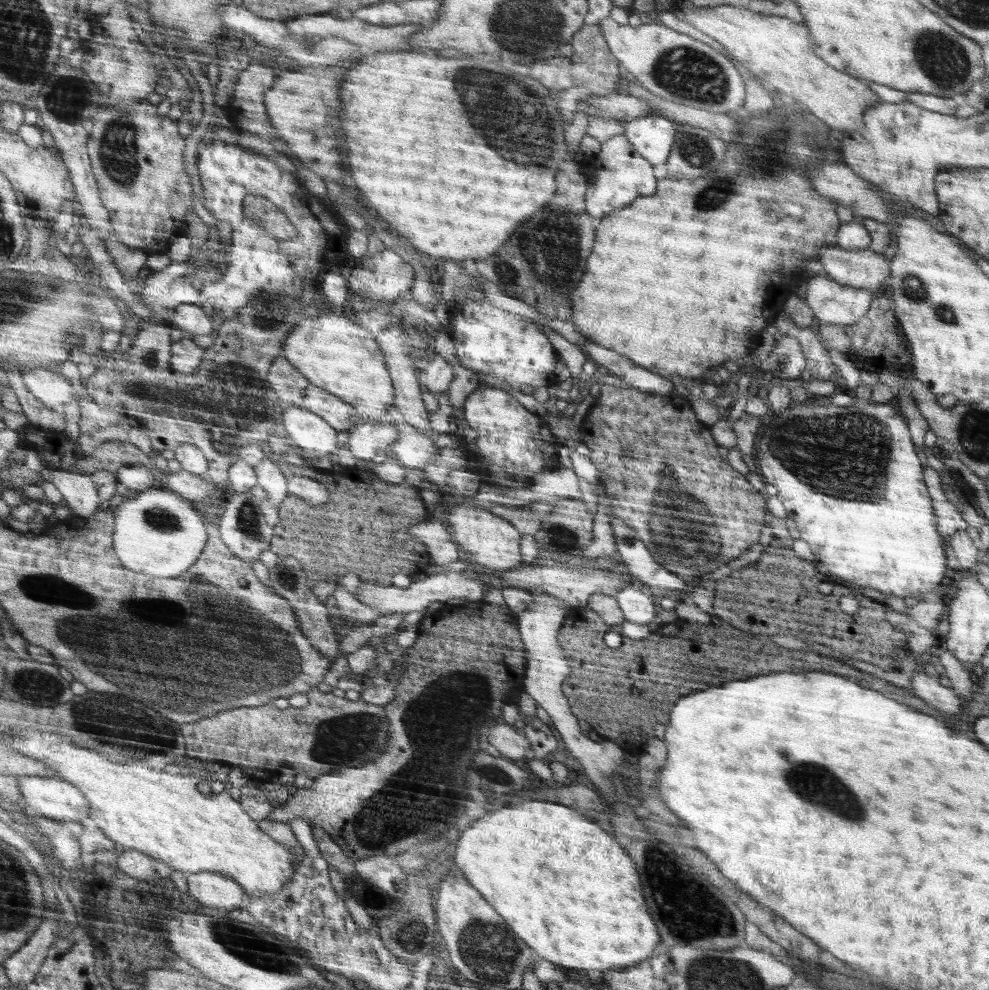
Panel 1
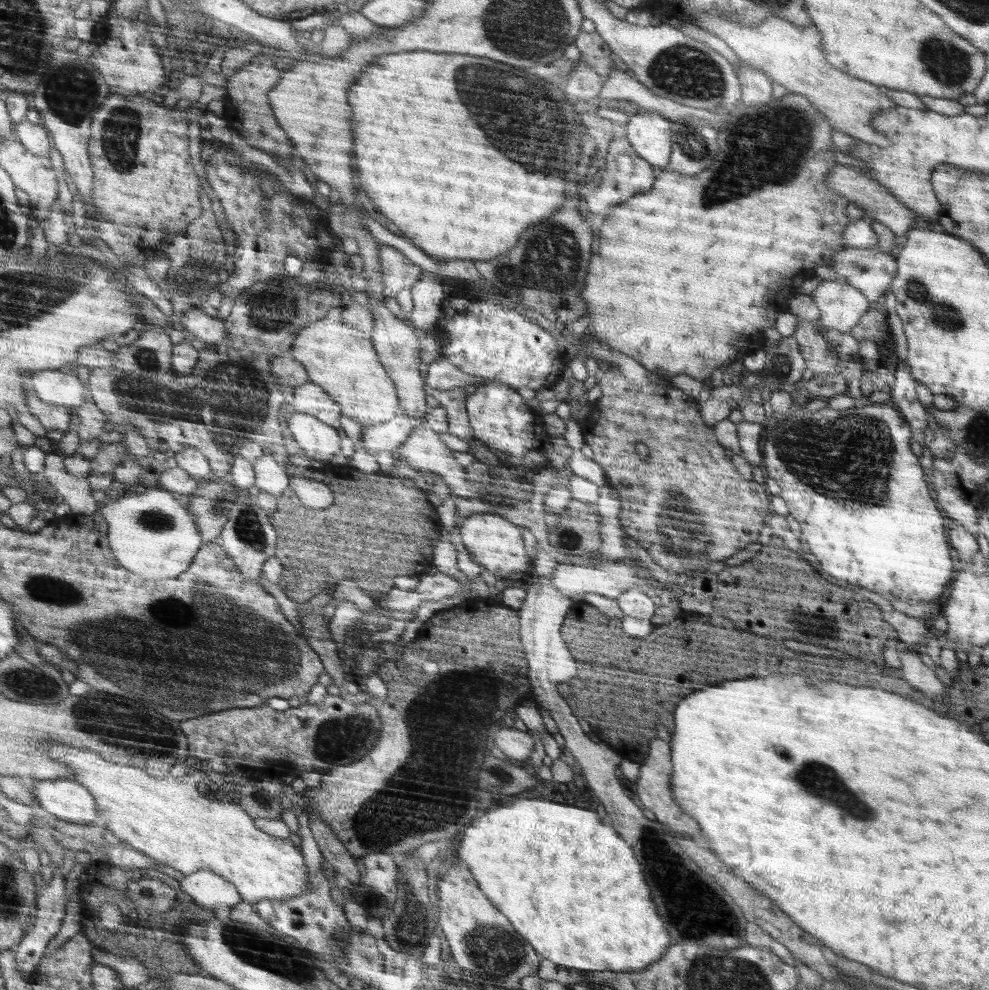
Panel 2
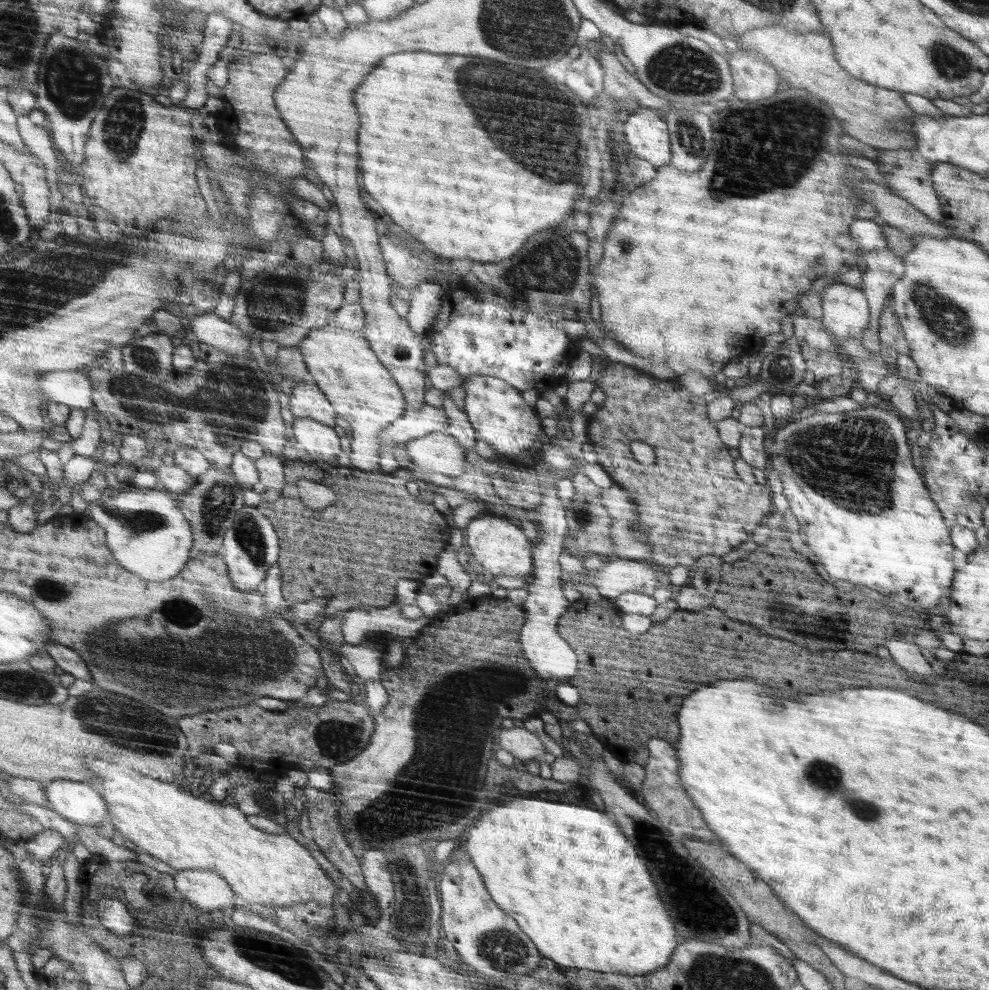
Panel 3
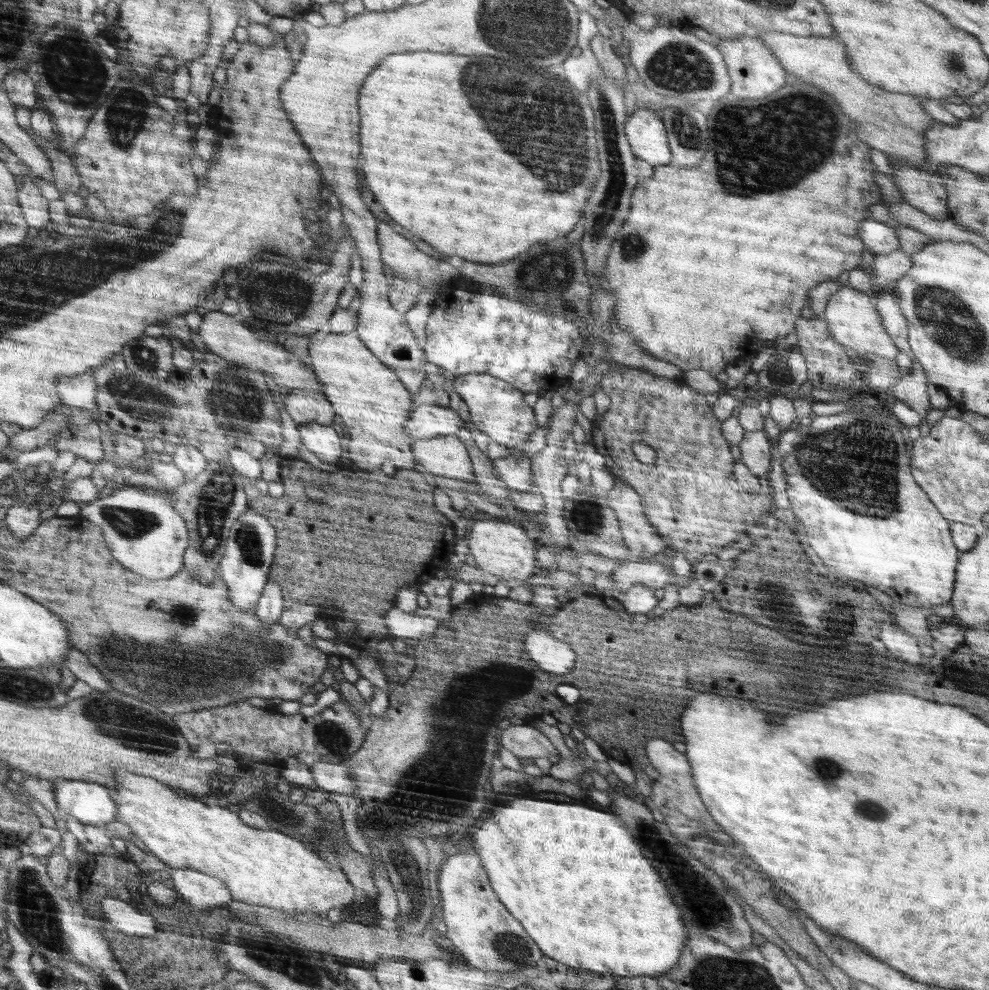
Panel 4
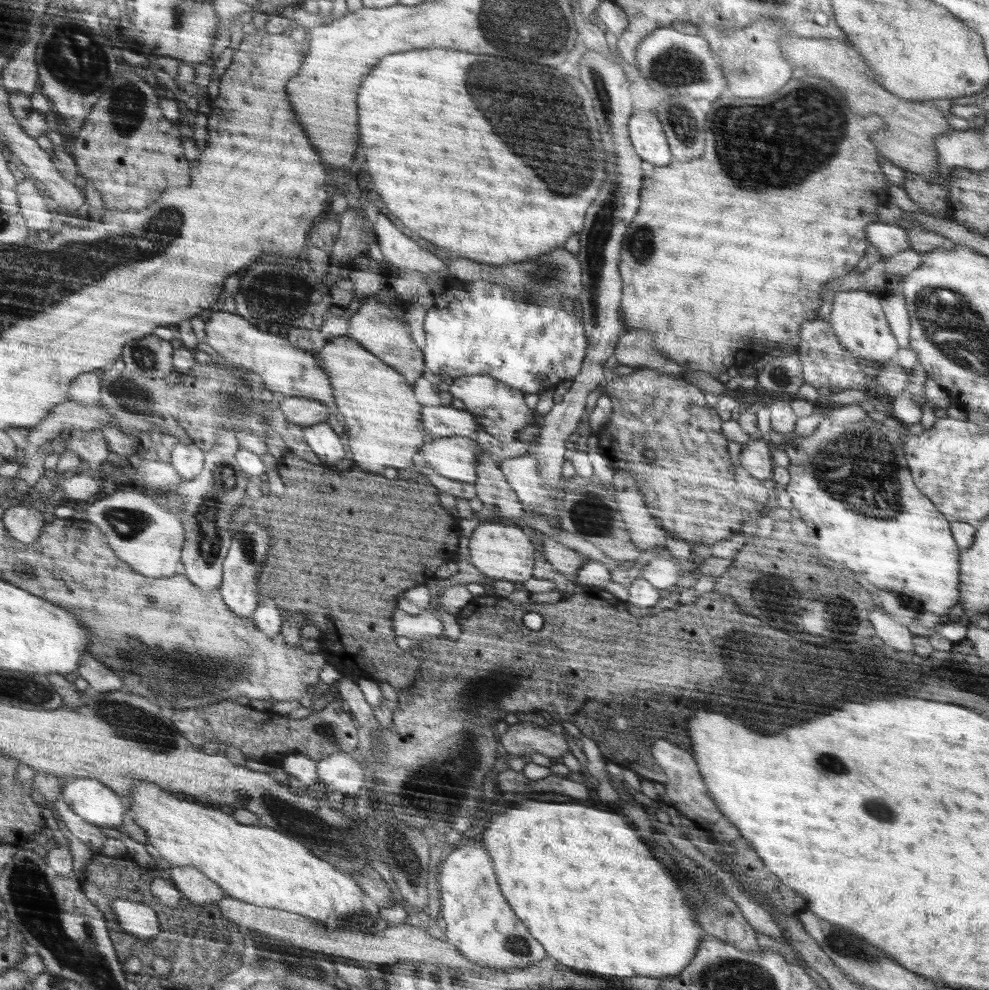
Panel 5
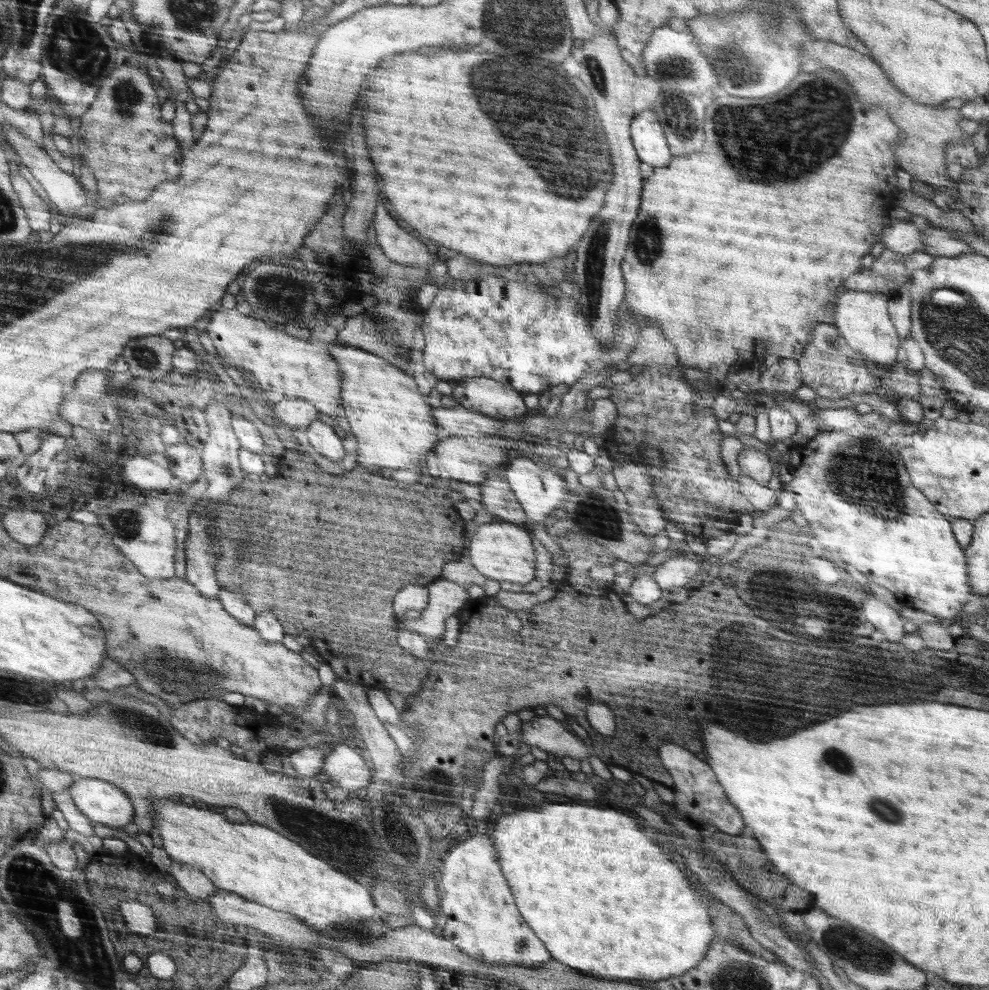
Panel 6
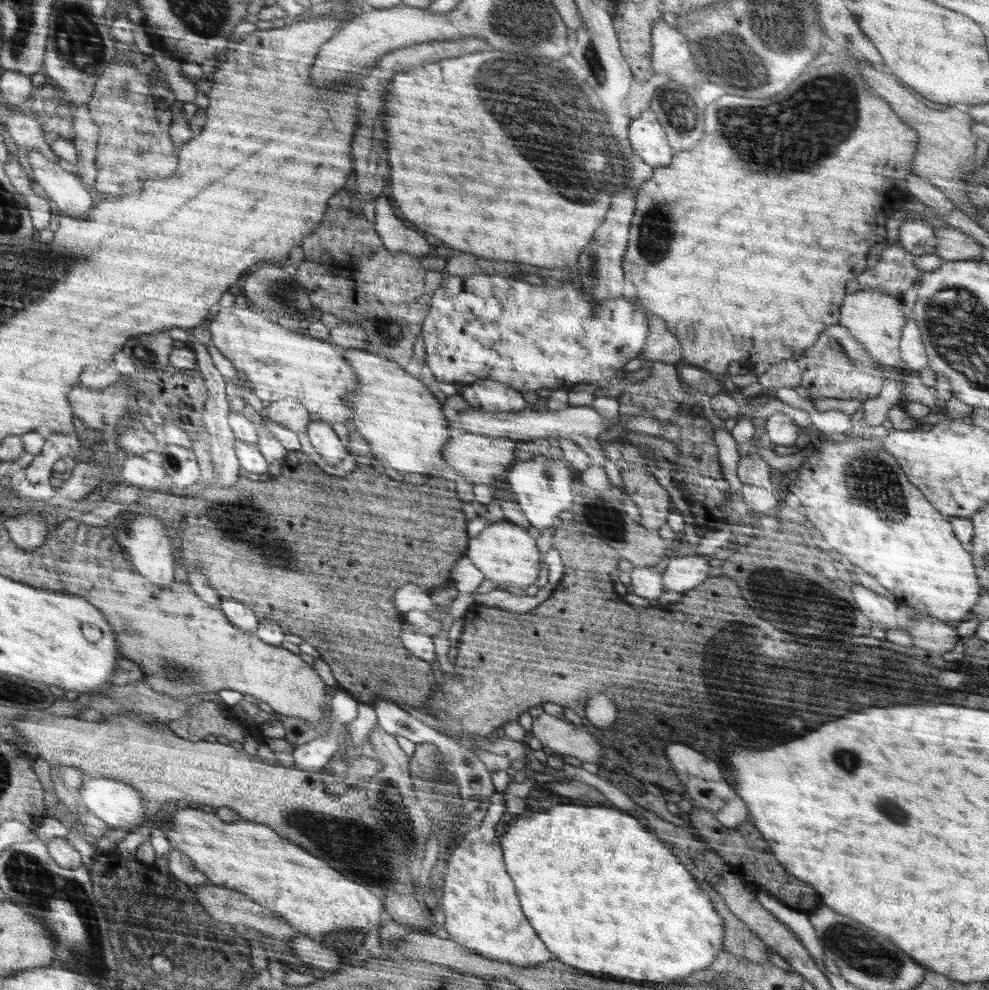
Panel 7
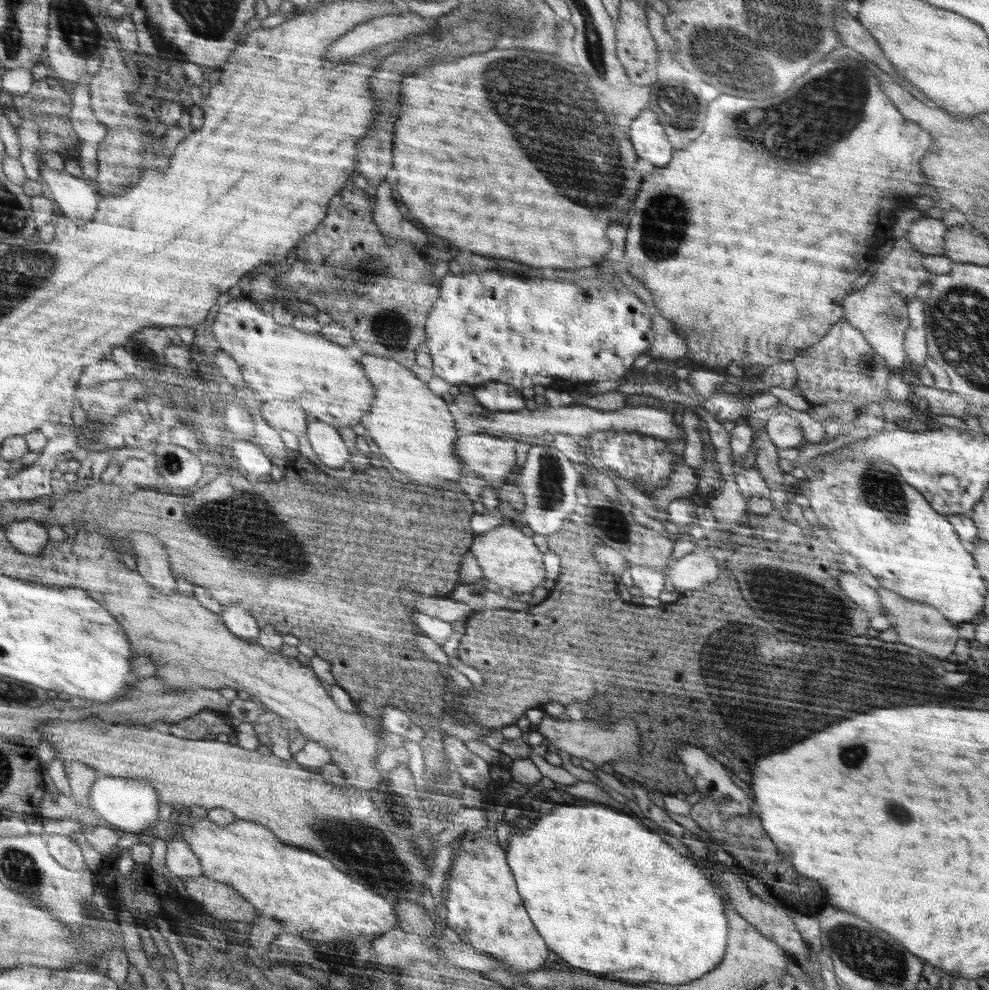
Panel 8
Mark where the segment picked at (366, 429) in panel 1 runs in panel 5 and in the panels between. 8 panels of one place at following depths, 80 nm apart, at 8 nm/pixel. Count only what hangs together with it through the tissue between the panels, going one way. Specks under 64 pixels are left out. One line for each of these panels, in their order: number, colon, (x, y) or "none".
2: (388, 436)
3: (418, 421)
4: (428, 420)
5: (439, 421)

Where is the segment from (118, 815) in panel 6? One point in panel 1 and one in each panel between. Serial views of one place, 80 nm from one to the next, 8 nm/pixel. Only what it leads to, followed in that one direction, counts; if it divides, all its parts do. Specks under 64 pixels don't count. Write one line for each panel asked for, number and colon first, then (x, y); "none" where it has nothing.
1: (55, 798)
2: (65, 798)
3: (78, 802)
4: (89, 802)
5: (94, 802)

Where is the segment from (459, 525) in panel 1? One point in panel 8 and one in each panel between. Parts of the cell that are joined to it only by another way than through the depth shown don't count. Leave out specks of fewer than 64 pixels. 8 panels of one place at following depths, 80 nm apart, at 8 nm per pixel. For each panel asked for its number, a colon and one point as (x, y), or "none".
2: (497, 545)
3: (500, 547)
4: (501, 548)
5: (501, 551)
6: (503, 552)
7: (506, 555)
8: (505, 556)

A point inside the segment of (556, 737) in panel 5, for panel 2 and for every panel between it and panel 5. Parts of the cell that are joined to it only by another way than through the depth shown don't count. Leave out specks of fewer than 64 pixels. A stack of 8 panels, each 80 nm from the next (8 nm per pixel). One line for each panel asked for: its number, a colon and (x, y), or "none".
2: (516, 744)
3: (519, 741)
4: (524, 741)

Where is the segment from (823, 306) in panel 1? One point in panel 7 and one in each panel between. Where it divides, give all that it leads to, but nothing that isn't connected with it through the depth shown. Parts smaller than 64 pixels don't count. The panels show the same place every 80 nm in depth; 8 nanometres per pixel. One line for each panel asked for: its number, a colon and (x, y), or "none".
2: (842, 307)
3: (846, 312)
4: (853, 318)
5: (857, 318)
6: (862, 317)
7: (875, 318)

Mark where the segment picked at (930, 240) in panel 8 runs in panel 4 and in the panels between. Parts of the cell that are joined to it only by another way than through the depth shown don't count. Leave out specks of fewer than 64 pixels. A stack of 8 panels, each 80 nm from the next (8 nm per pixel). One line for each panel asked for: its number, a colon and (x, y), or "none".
4: (877, 237)
5: (889, 238)
6: (901, 236)
7: (916, 236)

